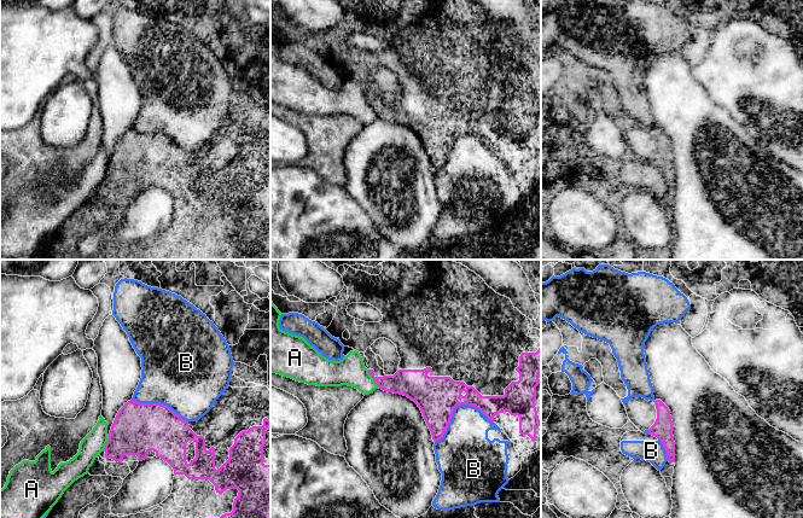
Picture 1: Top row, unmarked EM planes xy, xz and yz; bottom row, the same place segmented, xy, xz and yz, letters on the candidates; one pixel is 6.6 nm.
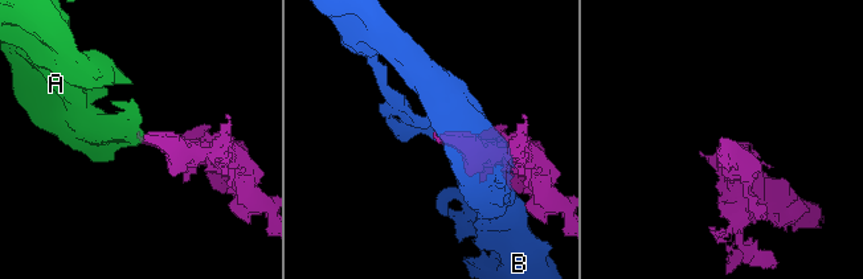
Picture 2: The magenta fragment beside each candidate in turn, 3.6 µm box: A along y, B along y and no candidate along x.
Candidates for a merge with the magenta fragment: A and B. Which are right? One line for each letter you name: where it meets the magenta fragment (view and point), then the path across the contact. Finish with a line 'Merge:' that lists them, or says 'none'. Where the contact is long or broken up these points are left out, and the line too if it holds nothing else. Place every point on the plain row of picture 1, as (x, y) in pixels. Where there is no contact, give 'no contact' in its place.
Merge: none

